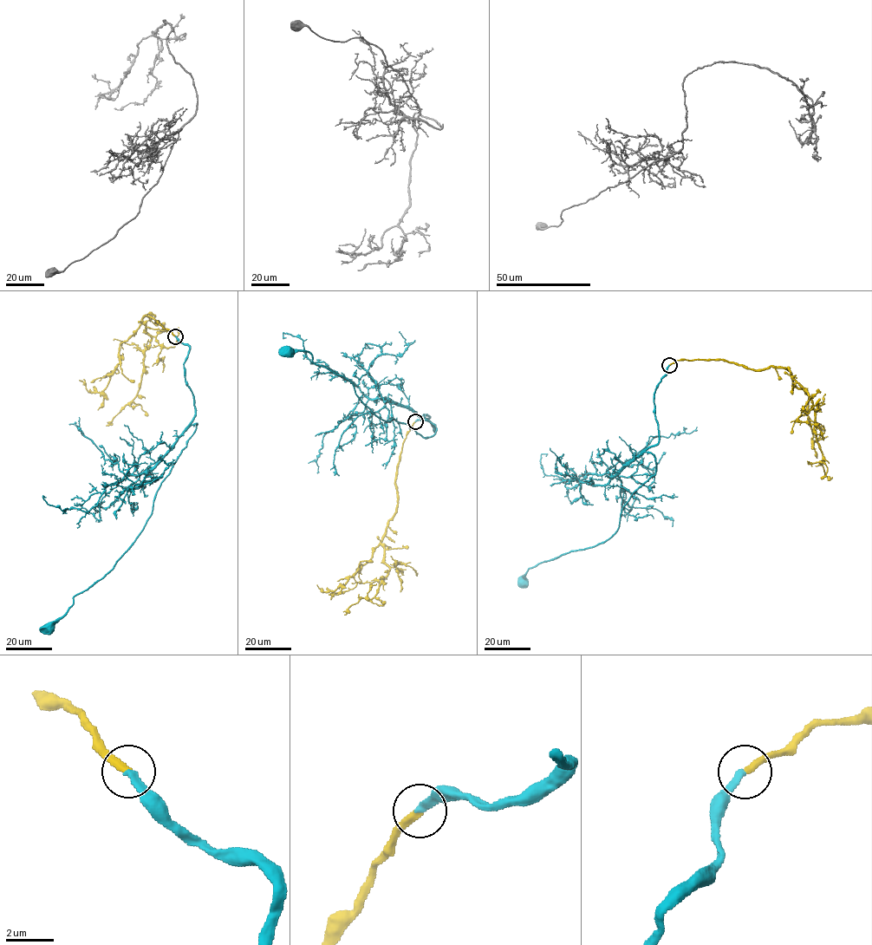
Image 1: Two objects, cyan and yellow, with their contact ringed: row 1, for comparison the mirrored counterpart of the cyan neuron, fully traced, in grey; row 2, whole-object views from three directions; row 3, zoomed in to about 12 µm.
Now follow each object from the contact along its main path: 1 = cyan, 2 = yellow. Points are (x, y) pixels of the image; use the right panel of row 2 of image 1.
1: (669, 365), (654, 400), (659, 441), (646, 450), (656, 473), (623, 506), (614, 535), (532, 566), (523, 580)
2: (669, 365), (685, 359), (715, 359), (758, 369), (785, 368), (813, 404), (821, 465), (825, 475), (832, 477)

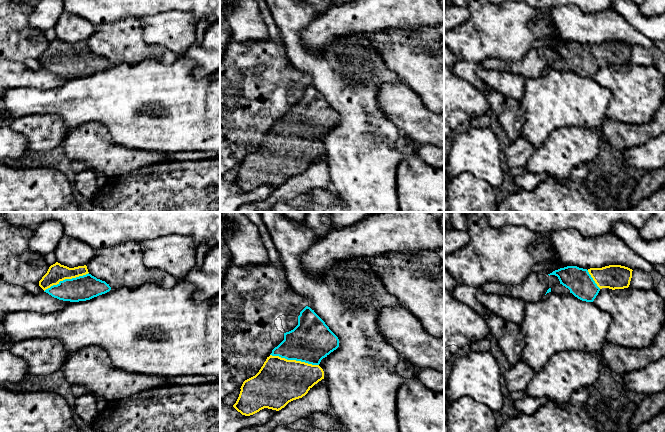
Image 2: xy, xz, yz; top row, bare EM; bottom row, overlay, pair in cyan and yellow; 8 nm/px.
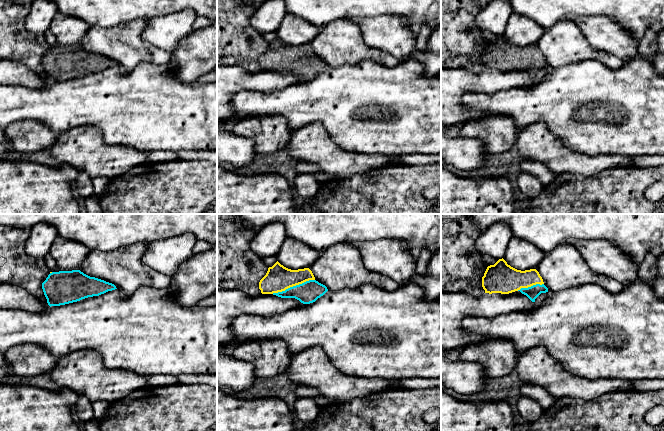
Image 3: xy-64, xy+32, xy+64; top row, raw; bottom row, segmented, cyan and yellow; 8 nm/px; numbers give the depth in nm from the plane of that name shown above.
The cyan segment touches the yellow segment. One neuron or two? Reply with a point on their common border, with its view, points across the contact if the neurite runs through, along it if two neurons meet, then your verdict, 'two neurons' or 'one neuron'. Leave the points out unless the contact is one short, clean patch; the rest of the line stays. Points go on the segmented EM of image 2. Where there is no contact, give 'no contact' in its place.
contact xz (294, 359); way xz (311, 340), (294, 359), (293, 367), (279, 381); one neuron

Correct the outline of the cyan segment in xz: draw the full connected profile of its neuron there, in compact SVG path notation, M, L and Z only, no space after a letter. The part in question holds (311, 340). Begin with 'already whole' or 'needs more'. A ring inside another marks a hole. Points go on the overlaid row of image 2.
needs more | M306 306L298 316L298 325L284 333L284 340L259 372L243 382L233 407L245 416L264 408L281 410L324 379L319 364L338 347L338 337Z

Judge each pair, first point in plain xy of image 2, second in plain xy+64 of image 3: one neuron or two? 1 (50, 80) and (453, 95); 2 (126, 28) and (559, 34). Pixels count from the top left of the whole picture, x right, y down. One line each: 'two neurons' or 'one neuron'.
1: one neuron
2: one neuron

